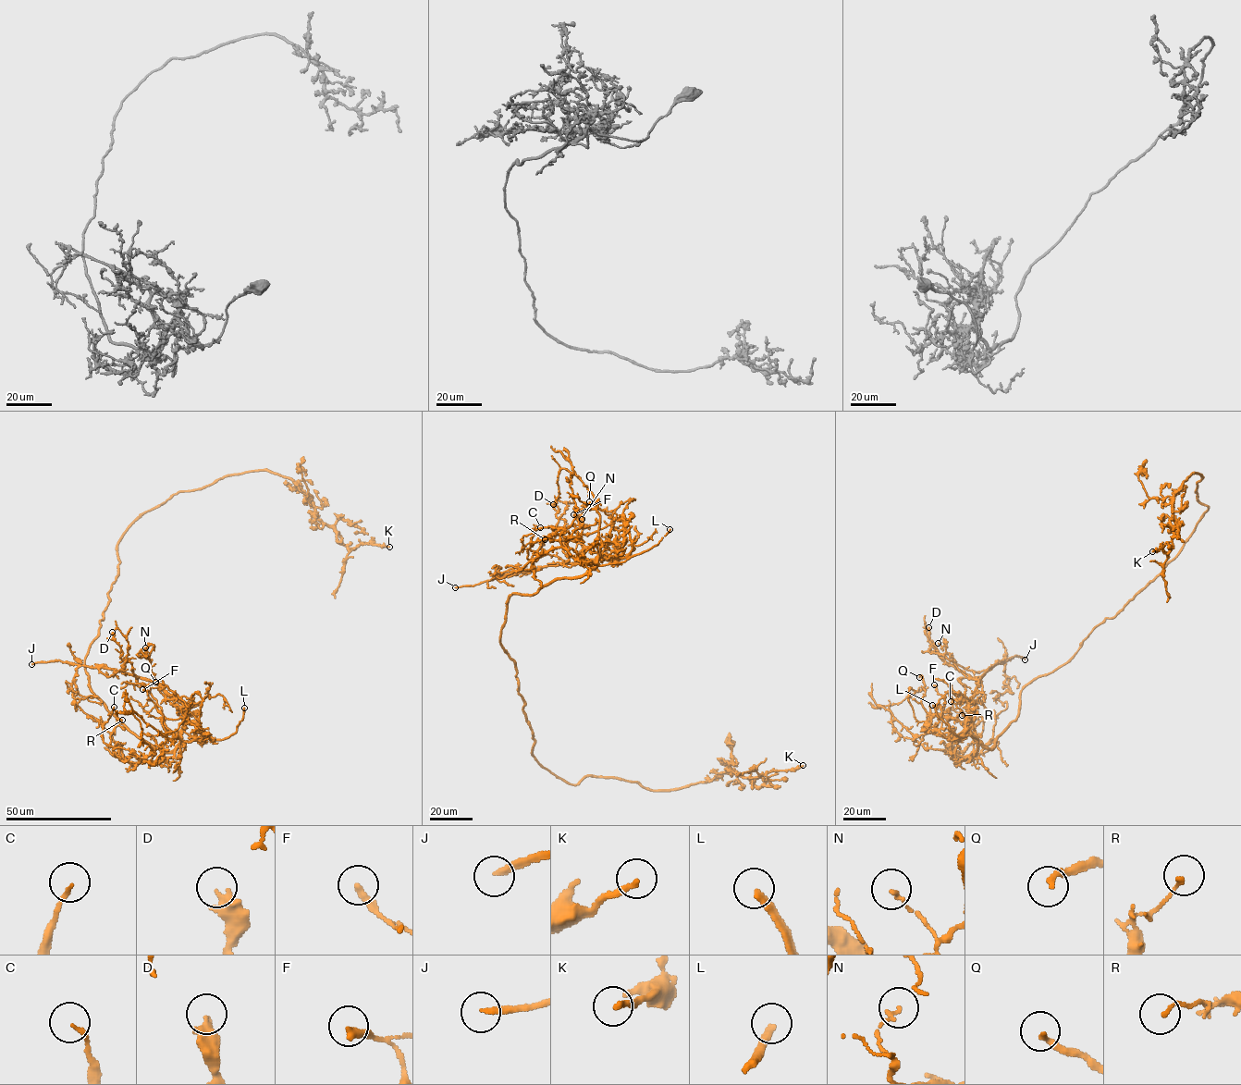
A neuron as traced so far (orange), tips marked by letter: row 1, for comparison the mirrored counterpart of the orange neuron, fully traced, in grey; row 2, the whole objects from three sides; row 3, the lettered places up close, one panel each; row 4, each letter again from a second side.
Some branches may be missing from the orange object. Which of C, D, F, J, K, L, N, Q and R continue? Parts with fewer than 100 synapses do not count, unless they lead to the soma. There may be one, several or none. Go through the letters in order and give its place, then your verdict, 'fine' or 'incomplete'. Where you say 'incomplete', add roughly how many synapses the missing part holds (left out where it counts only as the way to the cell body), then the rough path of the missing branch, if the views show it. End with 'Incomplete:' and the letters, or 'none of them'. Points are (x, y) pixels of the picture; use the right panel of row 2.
C: (951, 701) | fine
D: (928, 627) | fine
F: (934, 684) | fine
J: (1025, 659) | fine
K: (1152, 551) | fine
L: (932, 705) | incomplete | (932, 705), (921, 696), (916, 686), (903, 671)
N: (938, 643) | fine
Q: (919, 677) | fine
R: (962, 715) | fine
Incomplete: L

